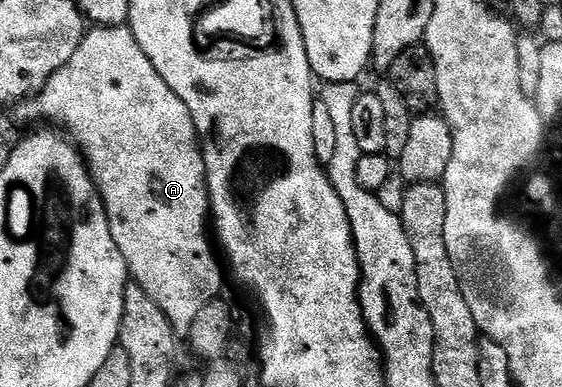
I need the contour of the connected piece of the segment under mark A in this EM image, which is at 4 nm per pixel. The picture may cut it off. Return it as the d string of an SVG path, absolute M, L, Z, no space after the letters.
M128 27L91 28L87 32L86 38L80 43L80 47L76 47L76 55L72 55L72 59L68 59L68 63L64 63L64 67L60 67L60 71L56 71L52 75L52 79L48 79L48 83L40 92L21 102L17 109L24 120L38 121L34 123L49 123L64 131L65 136L74 142L78 152L82 155L82 160L86 162L90 177L94 180L94 186L98 188L98 193L102 196L108 215L108 227L112 231L112 239L116 239L116 247L120 247L120 255L124 255L133 284L144 287L144 291L148 291L148 295L154 300L156 307L160 307L160 311L164 311L164 315L168 315L174 328L175 338L189 338L190 328L196 315L200 311L204 311L204 307L208 303L216 300L221 294L218 292L222 289L222 269L218 266L219 254L216 252L211 234L208 232L212 214L210 211L210 192L206 186L206 168L204 167L198 132L190 117L188 107L184 107L184 99L180 99L180 95L176 95L176 91L172 91L172 87L168 87L168 83L164 83L164 79L160 79L160 71L156 71L156 67L152 67L152 59L148 59L148 55L144 55L144 47L140 47L140 43L136 43L136 35L132 35L132 31Z

